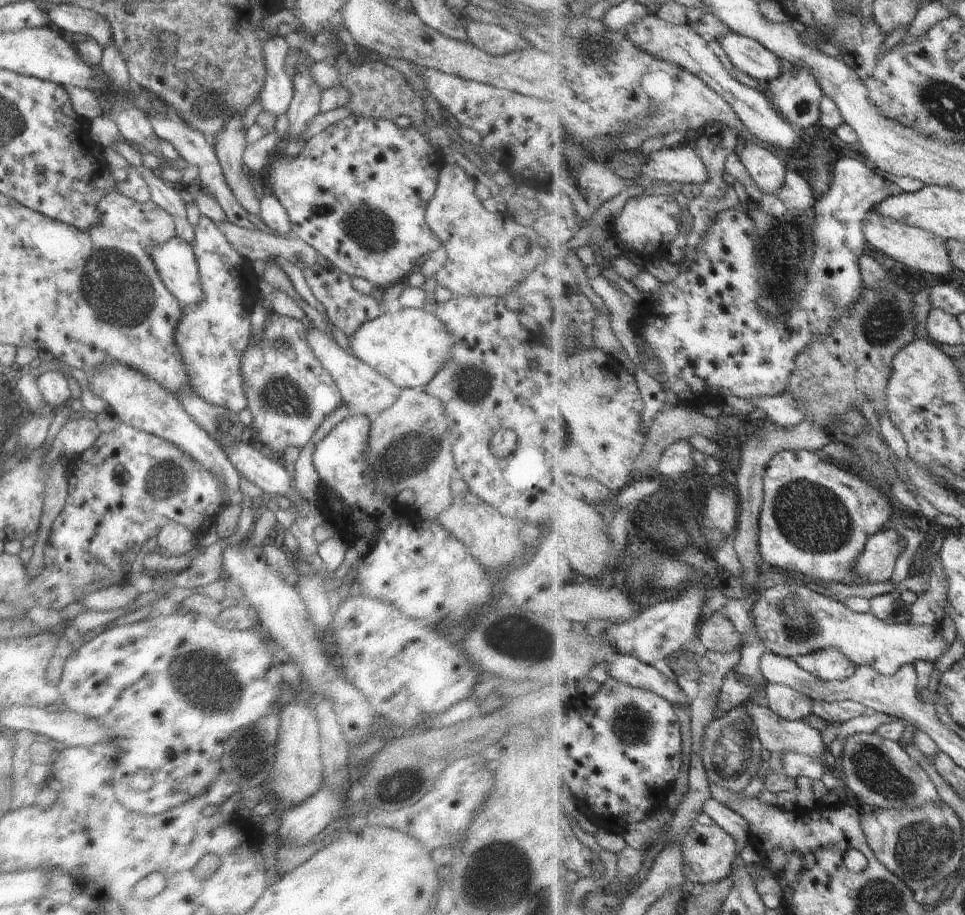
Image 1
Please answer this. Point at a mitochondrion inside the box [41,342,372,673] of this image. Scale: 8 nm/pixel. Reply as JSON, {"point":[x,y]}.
{"point":[167,481]}

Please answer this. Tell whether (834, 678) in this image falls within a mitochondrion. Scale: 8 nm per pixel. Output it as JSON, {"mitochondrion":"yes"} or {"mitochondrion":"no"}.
{"mitochondrion":"no"}

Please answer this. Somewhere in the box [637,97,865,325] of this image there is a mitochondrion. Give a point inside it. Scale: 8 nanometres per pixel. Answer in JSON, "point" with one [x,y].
{"point":[783,244]}

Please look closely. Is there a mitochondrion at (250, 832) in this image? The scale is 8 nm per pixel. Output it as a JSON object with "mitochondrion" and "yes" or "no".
{"mitochondrion":"no"}

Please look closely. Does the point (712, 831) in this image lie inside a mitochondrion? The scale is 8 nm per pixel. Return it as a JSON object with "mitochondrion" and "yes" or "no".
{"mitochondrion":"no"}

